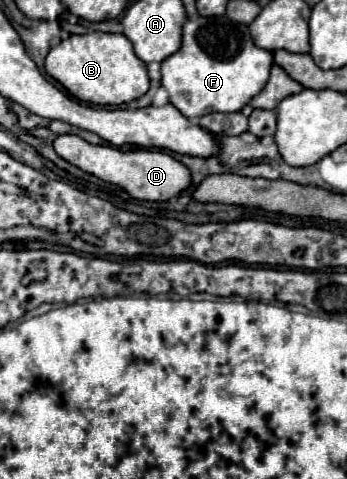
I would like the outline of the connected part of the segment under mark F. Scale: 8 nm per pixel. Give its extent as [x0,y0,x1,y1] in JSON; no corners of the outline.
[162,17,272,119]

